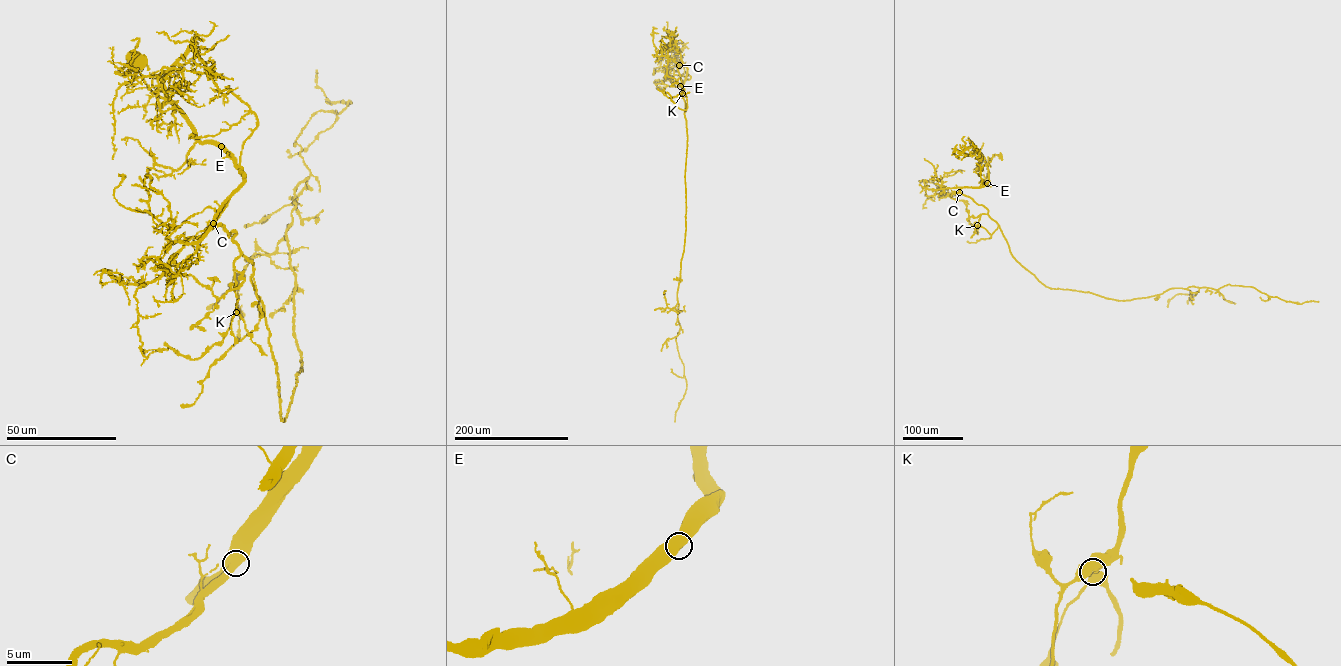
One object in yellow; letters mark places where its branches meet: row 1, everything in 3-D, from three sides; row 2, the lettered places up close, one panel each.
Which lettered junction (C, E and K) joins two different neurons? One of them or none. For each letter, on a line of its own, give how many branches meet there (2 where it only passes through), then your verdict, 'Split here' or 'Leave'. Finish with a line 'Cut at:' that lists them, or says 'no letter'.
C: Branches: 2. Leave
E: Branches: 2. Leave
K: Branches: 2. Leave
Cut at: no letter

